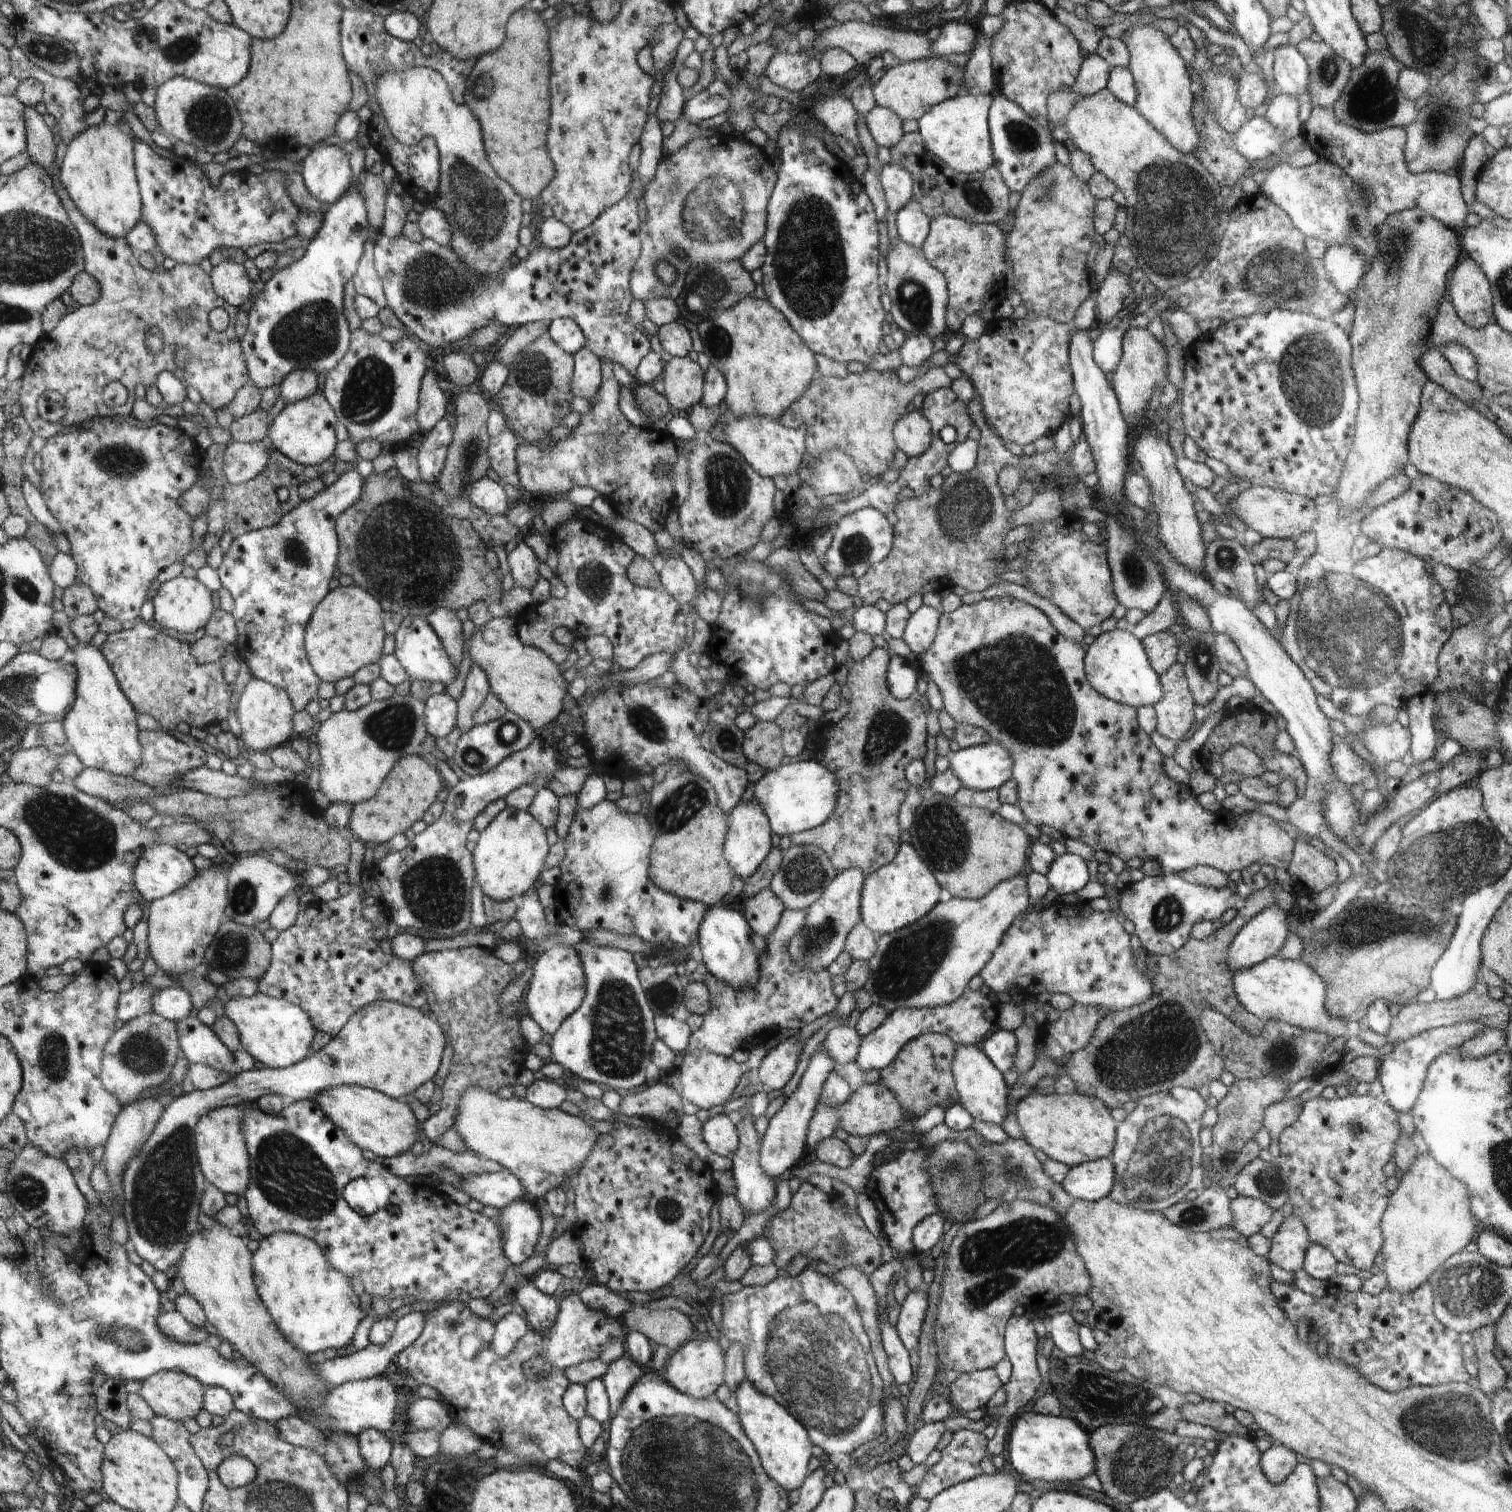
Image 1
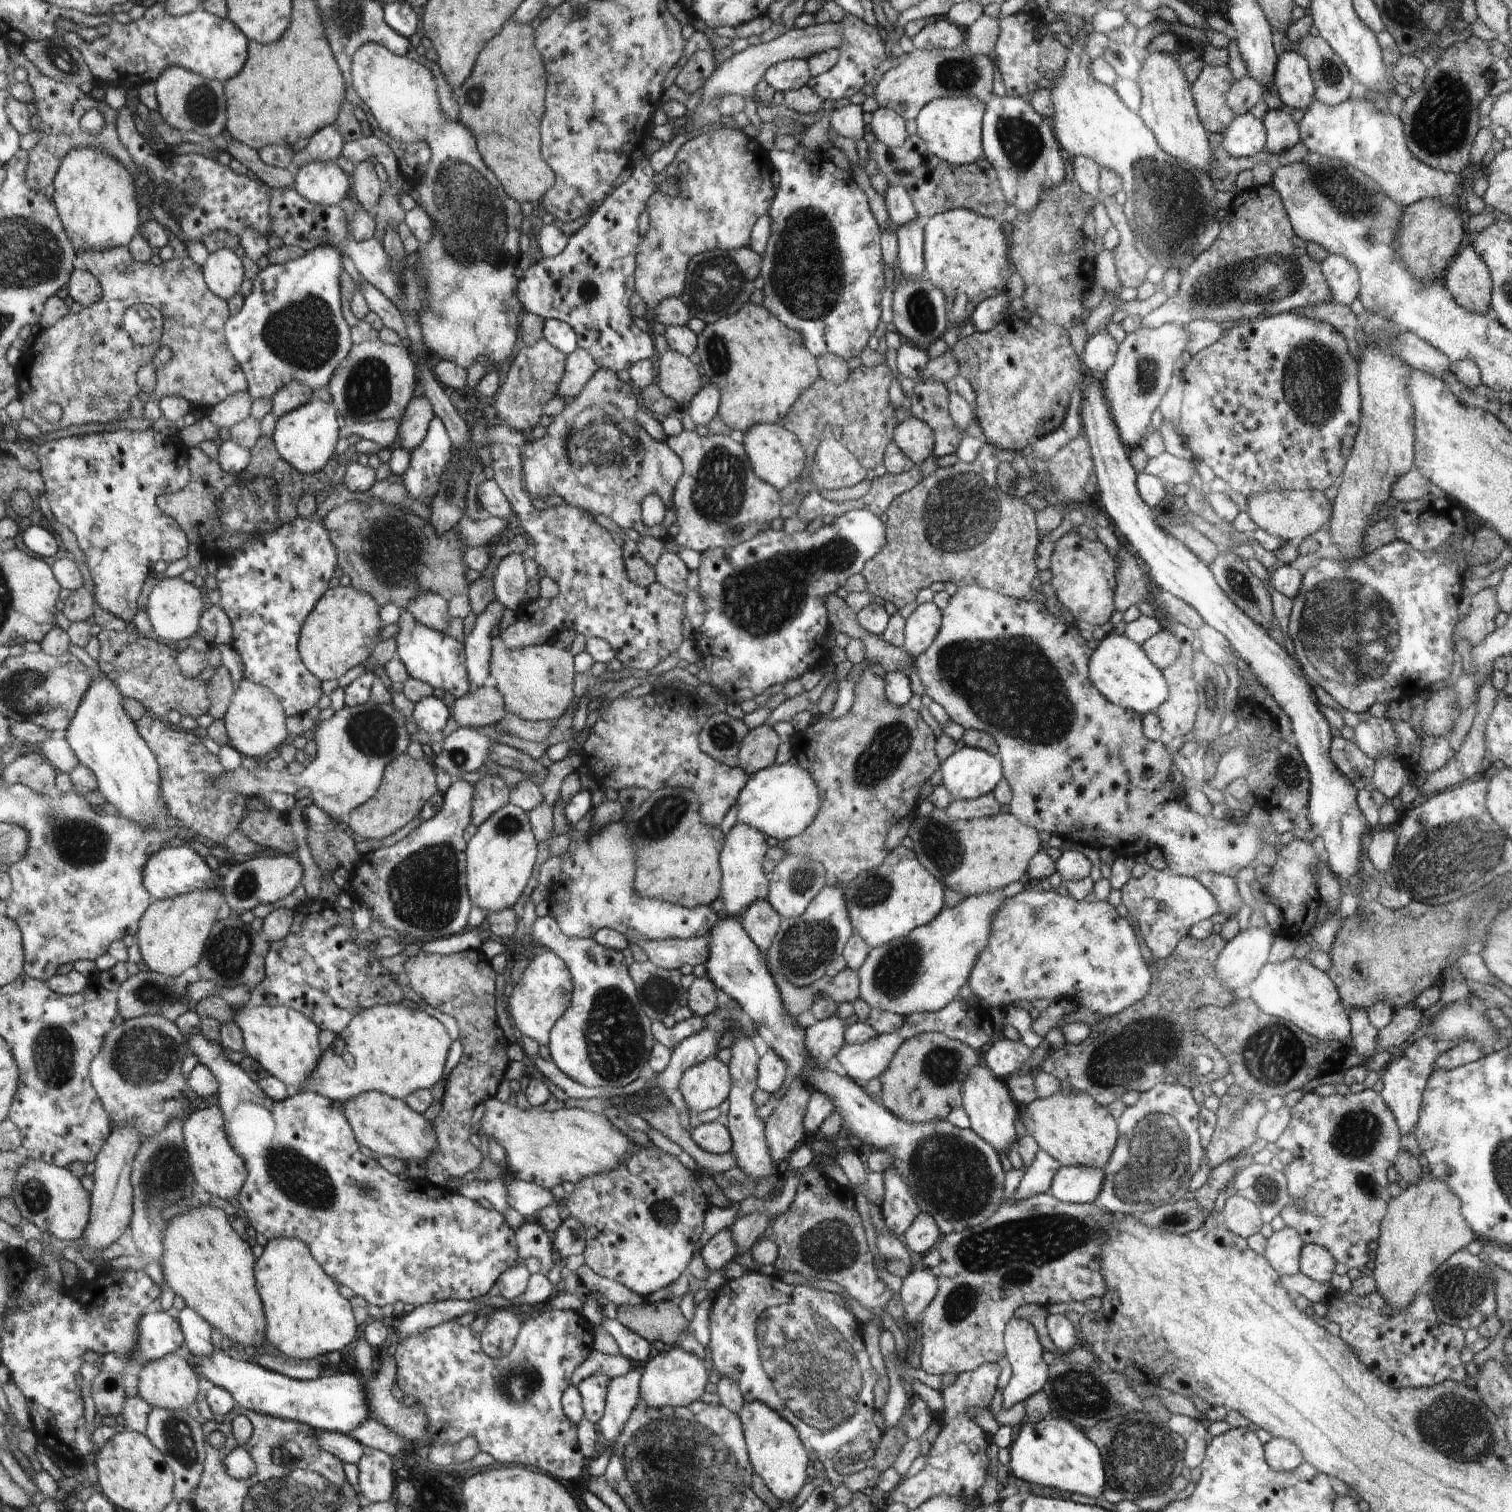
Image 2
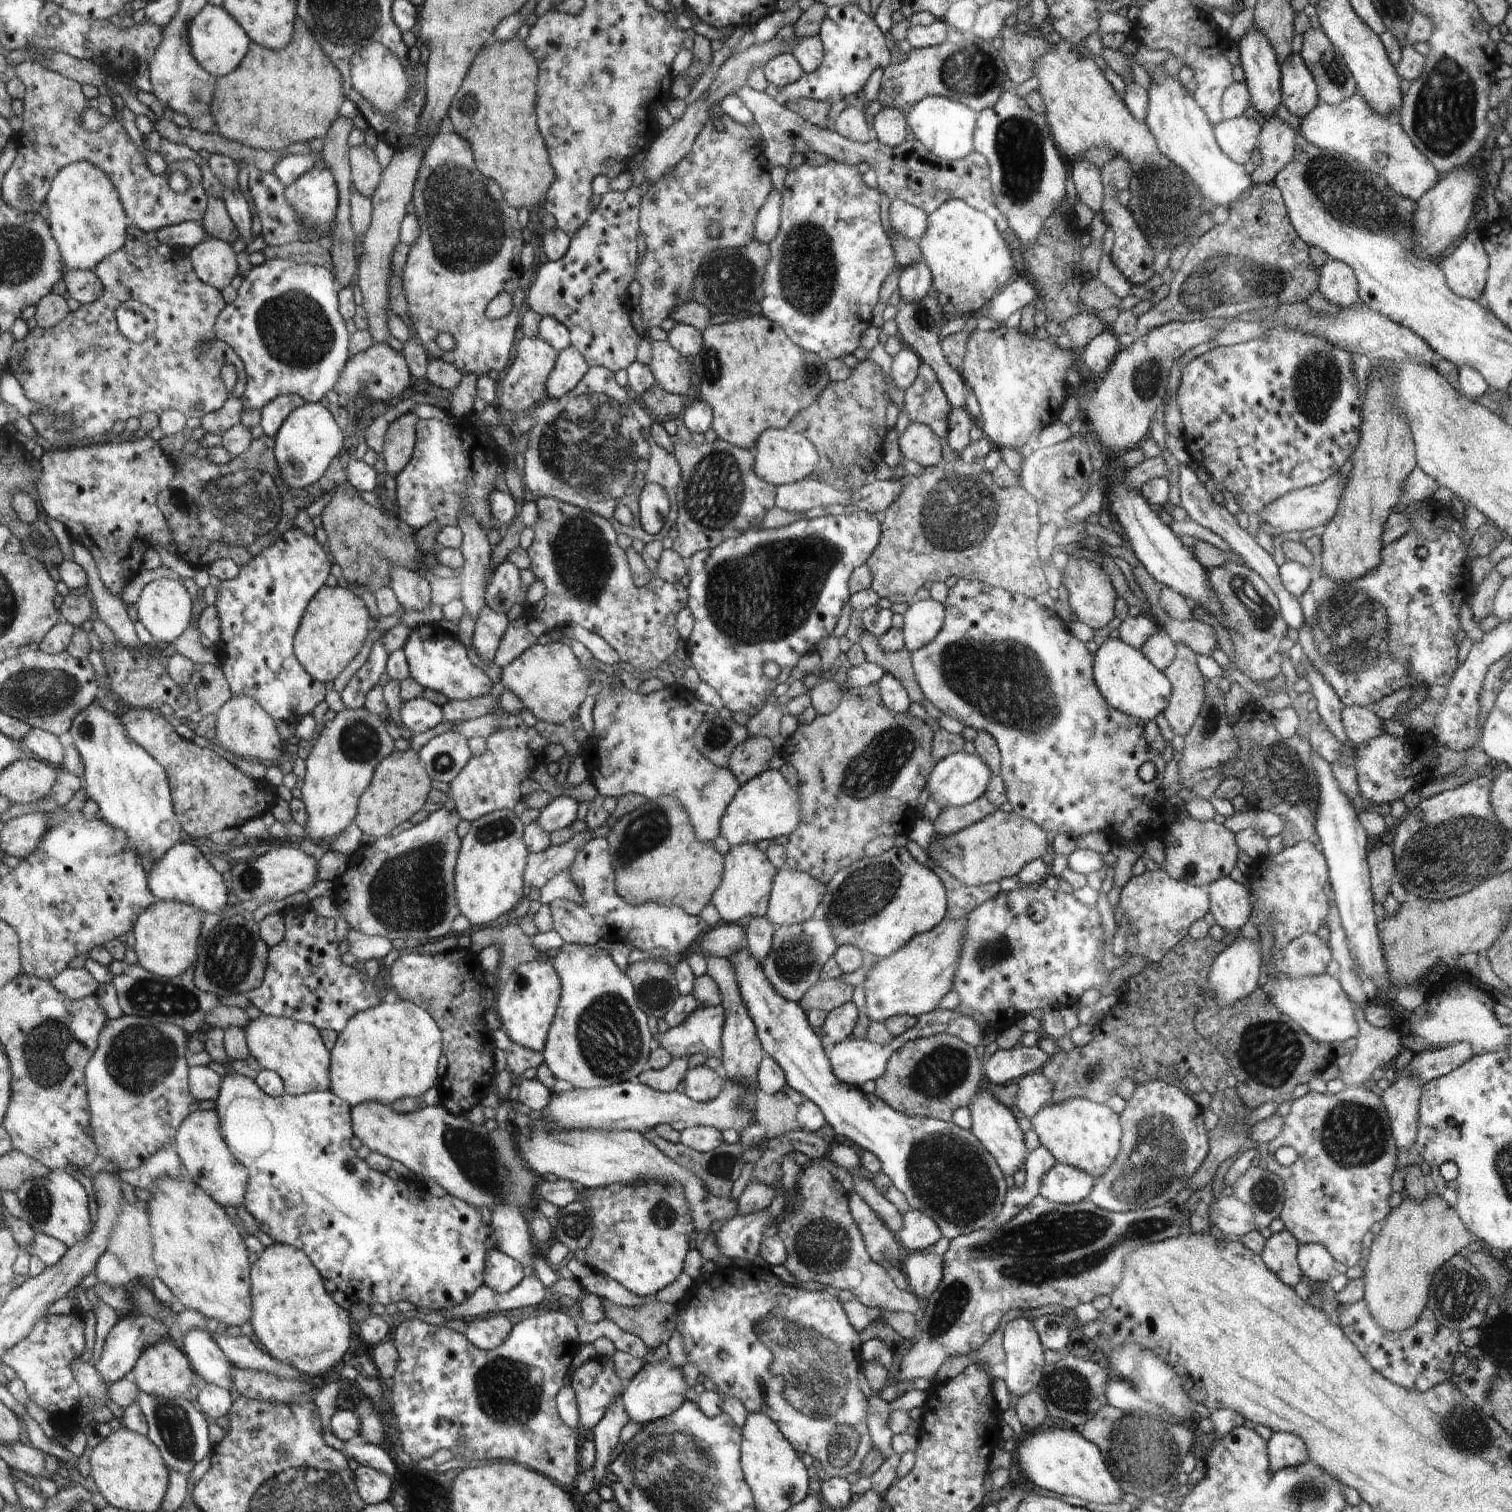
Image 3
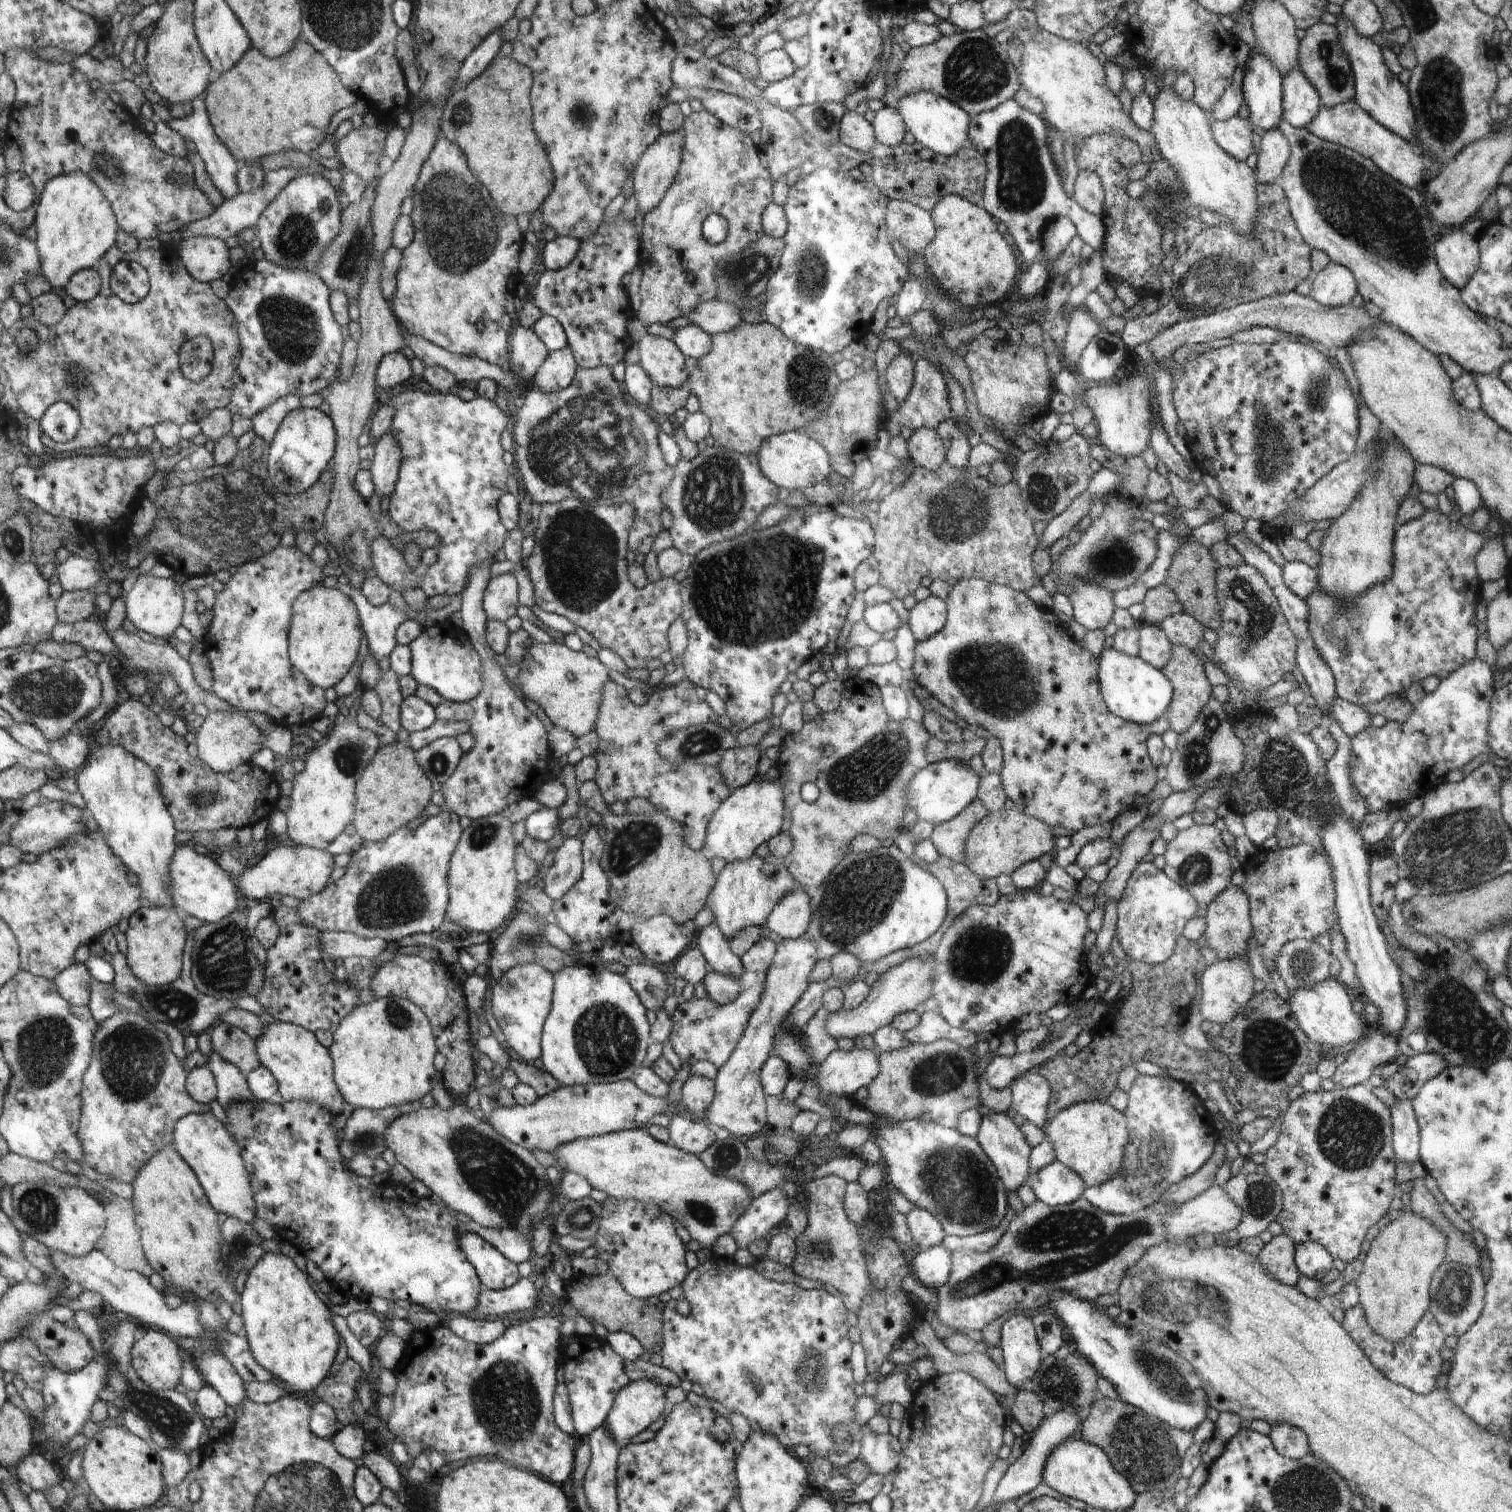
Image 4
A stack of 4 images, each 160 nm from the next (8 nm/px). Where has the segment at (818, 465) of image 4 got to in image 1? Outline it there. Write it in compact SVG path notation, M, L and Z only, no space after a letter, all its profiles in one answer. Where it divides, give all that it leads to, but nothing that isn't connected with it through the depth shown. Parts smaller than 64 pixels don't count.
M764 415L736 417L724 427L724 436L725 442L735 447L759 475L768 478L796 473L806 451L804 429L785 427L777 419Z

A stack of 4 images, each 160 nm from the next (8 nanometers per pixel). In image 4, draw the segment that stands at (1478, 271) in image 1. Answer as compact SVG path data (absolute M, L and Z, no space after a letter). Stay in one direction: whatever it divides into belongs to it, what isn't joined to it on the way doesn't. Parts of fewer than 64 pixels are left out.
M1462 229L1446 232L1435 241L1435 257L1444 278L1461 290L1480 266L1477 238Z

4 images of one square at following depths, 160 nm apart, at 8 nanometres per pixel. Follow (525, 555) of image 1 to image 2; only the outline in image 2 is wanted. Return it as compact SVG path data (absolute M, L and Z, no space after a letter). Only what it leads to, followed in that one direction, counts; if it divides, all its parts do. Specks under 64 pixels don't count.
M510 553L499 560L494 568L495 600L504 608L516 611L523 603L528 577L524 566L524 554Z

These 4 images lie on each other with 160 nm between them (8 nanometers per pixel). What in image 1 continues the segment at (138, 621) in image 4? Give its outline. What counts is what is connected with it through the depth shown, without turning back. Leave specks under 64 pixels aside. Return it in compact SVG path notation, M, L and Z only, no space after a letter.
M183 575L163 583L154 597L154 603L156 606L154 621L158 621L162 626L176 630L176 632L184 632L184 635L186 632L194 632L194 630L206 626L214 612L210 590L196 580L196 577L184 577Z

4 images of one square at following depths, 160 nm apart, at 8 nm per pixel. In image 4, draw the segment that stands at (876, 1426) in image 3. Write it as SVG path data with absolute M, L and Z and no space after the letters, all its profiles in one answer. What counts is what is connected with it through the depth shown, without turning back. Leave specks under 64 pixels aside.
M864 1431L859 1458L868 1465L871 1474L884 1477L897 1468L902 1451L898 1438L891 1433L876 1434L874 1431Z

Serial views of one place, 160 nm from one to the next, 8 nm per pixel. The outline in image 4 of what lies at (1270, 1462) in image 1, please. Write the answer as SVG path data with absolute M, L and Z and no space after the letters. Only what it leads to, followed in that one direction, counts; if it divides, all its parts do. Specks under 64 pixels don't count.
M1280 1423L1272 1426L1269 1437L1284 1458L1301 1459L1310 1452L1308 1437L1300 1428Z

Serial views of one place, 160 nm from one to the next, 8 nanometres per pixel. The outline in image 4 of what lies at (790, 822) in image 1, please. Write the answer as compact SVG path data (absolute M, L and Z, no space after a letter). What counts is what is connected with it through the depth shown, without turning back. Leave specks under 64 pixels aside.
M780 780L776 782L749 782L746 786L741 786L732 792L731 796L719 806L713 820L710 822L707 830L707 838L704 852L708 852L710 857L724 858L726 862L732 862L740 859L747 859L754 855L754 850L762 844L768 842L772 837L780 834L782 820L784 820L785 794L784 786Z

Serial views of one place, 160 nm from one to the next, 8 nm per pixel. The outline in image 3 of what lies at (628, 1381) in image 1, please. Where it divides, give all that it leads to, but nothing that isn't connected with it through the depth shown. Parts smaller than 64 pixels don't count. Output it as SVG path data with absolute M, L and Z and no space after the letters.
M621 1396L609 1406L606 1416L594 1428L595 1461L593 1464L595 1478L603 1479L606 1466L611 1463L612 1450L618 1444L622 1428L631 1422L624 1408Z

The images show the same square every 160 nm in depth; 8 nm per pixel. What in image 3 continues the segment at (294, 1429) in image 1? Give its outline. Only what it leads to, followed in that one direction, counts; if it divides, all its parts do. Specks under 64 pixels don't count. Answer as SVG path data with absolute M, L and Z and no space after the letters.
M345 1442L345 1447L342 1453L347 1454L353 1458L358 1464L365 1467L372 1467L376 1470L385 1472L388 1476L393 1478L394 1473L398 1470L396 1462L390 1459L390 1456L379 1448L378 1445L373 1445L364 1442Z

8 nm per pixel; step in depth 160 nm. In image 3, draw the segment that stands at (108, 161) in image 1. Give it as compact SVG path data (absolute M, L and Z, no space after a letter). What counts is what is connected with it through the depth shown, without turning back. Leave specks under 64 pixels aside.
M80 161L64 167L59 176L53 181L51 193L48 195L47 204L50 210L48 221L55 232L56 240L63 250L65 261L69 270L96 270L96 267L107 256L124 249L128 240L128 228L134 223L128 214L123 198L117 190L113 178L93 162Z

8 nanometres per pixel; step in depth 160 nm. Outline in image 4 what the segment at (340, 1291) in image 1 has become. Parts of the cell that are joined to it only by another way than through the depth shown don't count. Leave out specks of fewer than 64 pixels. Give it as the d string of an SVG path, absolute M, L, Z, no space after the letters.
M264 1253L248 1273L241 1297L241 1316L243 1333L254 1358L290 1392L311 1395L331 1374L340 1346L328 1306L316 1296L308 1276L294 1264L292 1254Z

